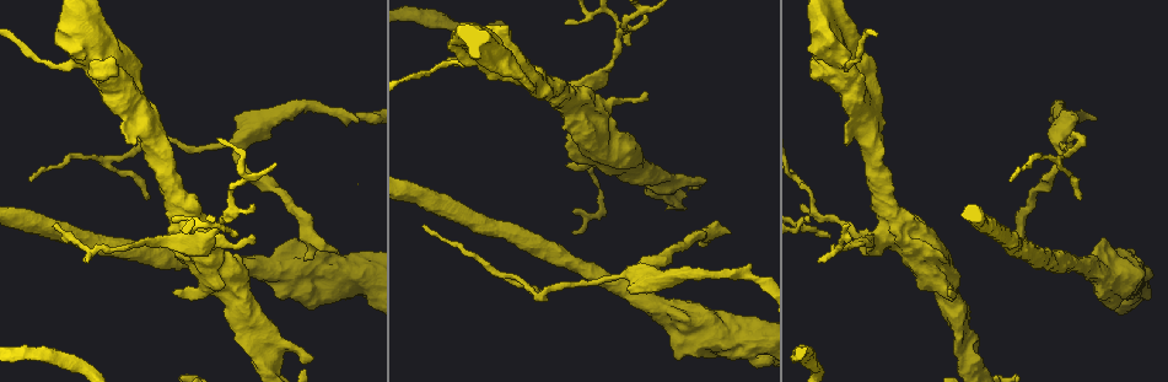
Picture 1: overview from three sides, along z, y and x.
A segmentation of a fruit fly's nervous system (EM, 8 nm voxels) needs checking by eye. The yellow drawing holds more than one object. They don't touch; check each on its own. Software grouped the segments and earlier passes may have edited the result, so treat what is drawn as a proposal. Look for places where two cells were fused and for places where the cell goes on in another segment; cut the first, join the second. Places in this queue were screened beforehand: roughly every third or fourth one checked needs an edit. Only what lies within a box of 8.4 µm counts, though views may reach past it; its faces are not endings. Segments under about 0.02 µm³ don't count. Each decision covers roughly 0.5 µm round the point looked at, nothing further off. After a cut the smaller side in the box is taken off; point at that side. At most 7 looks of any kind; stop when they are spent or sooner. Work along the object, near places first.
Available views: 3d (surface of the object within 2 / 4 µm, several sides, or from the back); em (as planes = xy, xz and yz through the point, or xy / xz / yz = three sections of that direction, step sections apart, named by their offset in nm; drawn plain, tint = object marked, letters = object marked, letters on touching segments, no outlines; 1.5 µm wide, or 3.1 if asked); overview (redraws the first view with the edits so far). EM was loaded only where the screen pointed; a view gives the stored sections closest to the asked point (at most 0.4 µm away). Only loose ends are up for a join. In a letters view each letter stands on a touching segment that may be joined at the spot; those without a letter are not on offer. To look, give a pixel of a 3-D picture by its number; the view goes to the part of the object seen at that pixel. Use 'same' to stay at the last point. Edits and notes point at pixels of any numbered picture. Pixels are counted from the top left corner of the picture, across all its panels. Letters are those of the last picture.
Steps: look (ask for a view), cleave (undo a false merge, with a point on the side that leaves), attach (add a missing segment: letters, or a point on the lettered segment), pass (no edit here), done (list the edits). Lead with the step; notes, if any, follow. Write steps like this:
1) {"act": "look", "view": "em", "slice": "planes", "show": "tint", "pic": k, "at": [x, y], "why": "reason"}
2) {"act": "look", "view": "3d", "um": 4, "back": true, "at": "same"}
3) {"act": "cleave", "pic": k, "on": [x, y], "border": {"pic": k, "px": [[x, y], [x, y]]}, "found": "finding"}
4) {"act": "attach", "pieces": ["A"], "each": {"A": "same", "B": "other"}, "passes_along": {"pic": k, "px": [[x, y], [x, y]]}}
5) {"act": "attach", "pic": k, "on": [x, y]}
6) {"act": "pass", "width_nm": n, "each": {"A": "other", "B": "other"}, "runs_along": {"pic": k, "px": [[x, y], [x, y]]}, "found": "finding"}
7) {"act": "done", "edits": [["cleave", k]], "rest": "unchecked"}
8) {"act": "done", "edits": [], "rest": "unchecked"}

{"act": "look", "view": "3d", "um": 2, "pic": 1, "at": [1080, 198], "why": "thin end"}

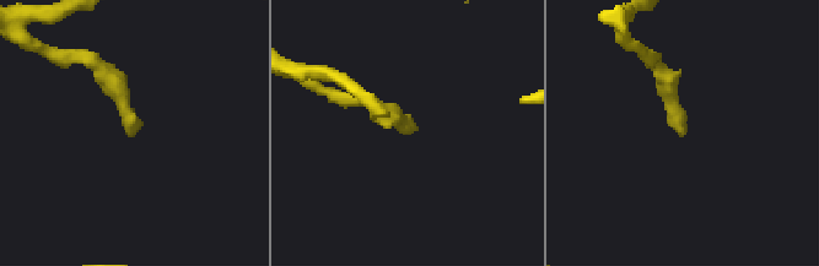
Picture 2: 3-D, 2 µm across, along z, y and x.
{"act": "look", "view": "em", "slice": "planes", "show": "letters", "pic": 2, "at": [685, 132]}

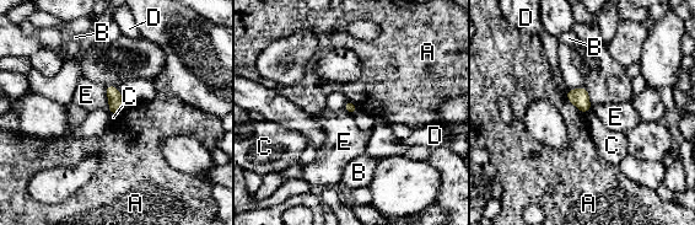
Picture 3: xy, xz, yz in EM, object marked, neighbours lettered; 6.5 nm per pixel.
{"act": "pass", "each": {"A": "other", "B": "other", "C": "other", "D": "other", "E": "other"}, "found": "no lettered segment goes on from it"}

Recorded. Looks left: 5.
{"act": "look", "view": "em", "slice": "planes", "show": "letters", "pic": 1, "at": [1141, 278], "why": "stops while still wide"}

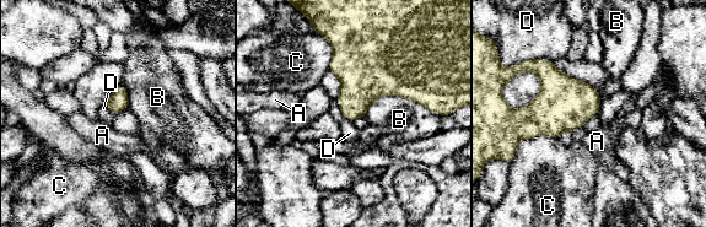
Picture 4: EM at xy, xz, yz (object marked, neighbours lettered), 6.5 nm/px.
{"act": "pass", "each": {"A": "other", "B": "other", "C": "other", "D": "other"}, "border": {"pic": 4, "px": [[553, 61], [534, 59], [522, 63]]}, "found": "no lettered segment goes on from it"}

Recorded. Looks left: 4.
{"act": "look", "view": "3d", "um": 4, "pic": 1, "at": [1011, 178], "why": "free end"}

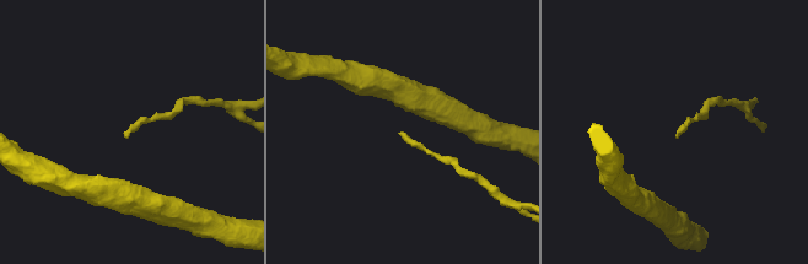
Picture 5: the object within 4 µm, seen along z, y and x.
{"act": "look", "view": "em", "slice": "planes", "show": "letters", "pic": 5, "at": [400, 132], "why": "now the EM"}

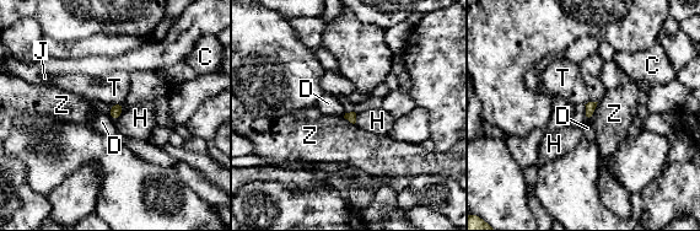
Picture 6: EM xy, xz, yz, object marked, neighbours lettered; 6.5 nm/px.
{"act": "pass", "each": {"C": "other", "D": "other", "H": "other", "J": "other", "T": "other", "Z": "other"}, "border": {"pic": 6, "px": [[111, 105], [108, 113]]}, "found": "none of them fits"}

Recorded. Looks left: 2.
{"act": "done", "edits": [], "rest": "unchecked"}

